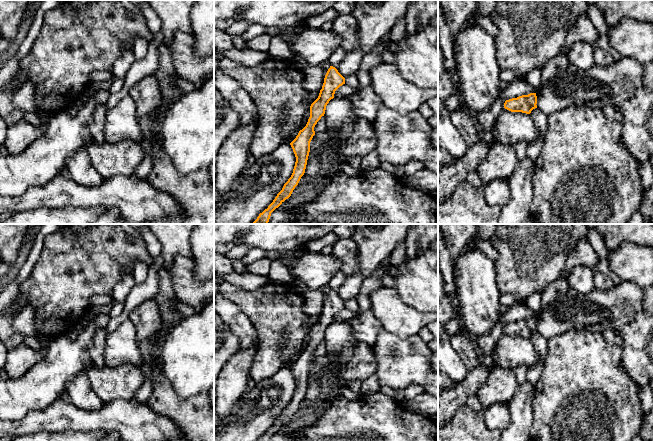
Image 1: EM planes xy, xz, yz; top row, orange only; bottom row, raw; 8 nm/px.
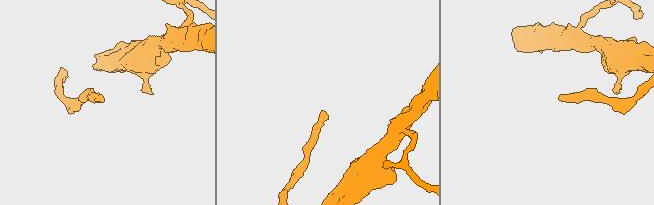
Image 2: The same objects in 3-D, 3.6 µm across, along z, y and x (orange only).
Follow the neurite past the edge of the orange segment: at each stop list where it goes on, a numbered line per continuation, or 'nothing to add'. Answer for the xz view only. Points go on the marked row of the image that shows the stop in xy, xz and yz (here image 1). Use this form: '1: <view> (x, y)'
1: xz (325, 65)

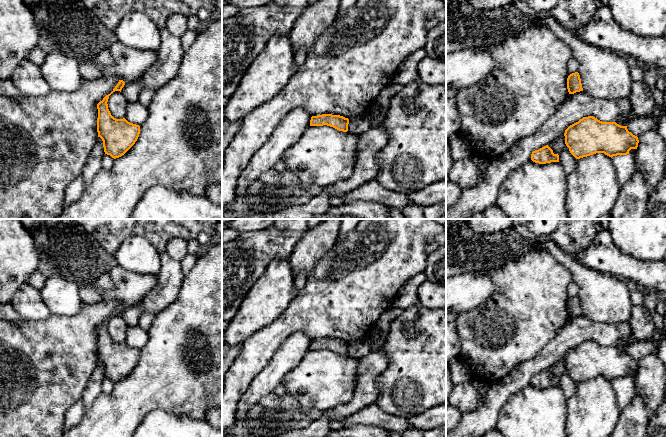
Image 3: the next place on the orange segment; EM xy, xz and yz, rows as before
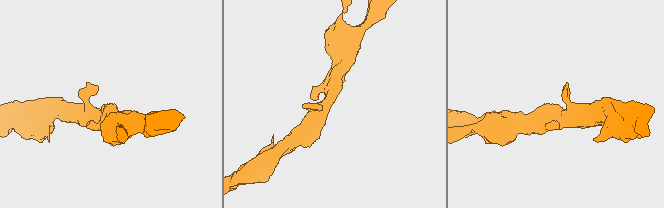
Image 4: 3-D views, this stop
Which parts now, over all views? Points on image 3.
nothing to add

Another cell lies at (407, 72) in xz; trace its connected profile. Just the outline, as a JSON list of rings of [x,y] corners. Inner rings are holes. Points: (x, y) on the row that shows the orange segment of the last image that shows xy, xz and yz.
[[[420,49],[408,56],[397,69],[392,82],[405,86],[418,80],[418,64],[426,56],[424,49]]]

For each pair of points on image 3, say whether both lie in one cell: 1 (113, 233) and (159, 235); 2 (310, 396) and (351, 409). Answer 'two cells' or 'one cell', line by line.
1: one cell
2: two cells

